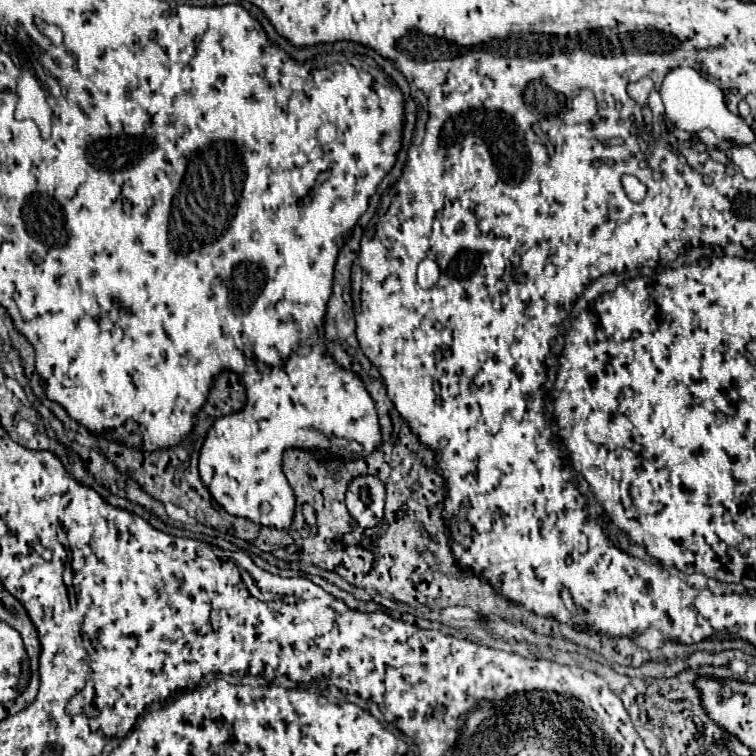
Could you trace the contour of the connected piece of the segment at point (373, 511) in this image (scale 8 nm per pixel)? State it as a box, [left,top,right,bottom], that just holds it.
[346,476,386,528]

